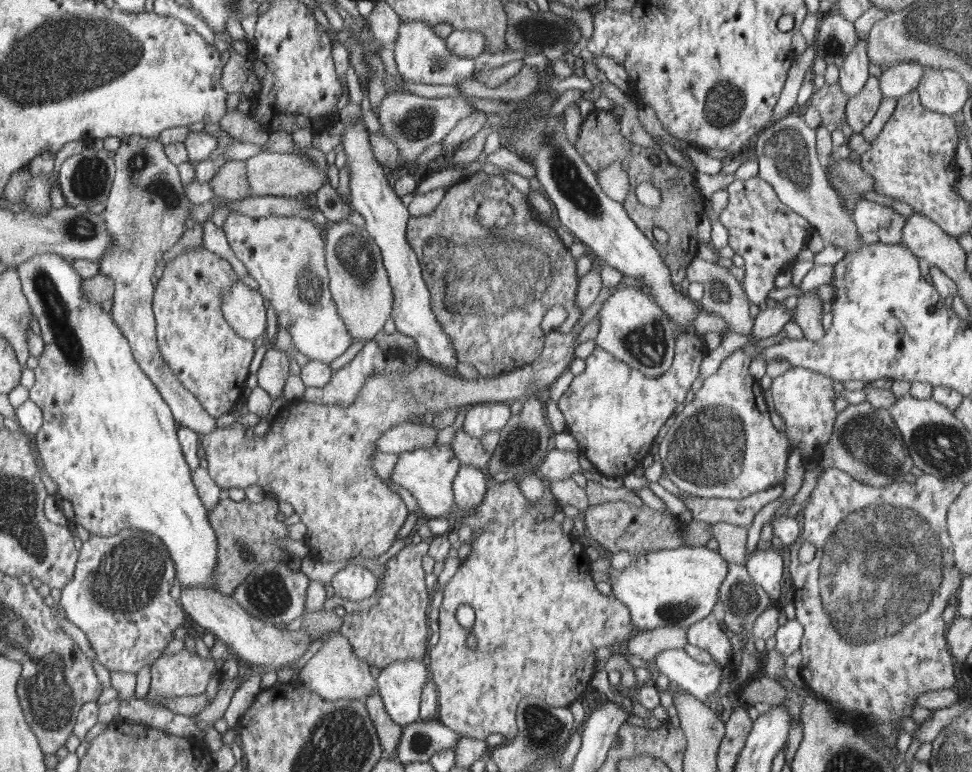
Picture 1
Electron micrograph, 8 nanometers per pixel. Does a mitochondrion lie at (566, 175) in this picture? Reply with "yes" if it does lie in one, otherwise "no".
yes

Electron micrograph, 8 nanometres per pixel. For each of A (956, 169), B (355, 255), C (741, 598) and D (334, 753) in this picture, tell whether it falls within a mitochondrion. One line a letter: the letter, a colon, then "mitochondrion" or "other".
A: other
B: mitochondrion
C: mitochondrion
D: mitochondrion

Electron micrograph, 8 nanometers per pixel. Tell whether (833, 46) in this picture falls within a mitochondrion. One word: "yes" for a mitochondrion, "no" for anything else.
yes

